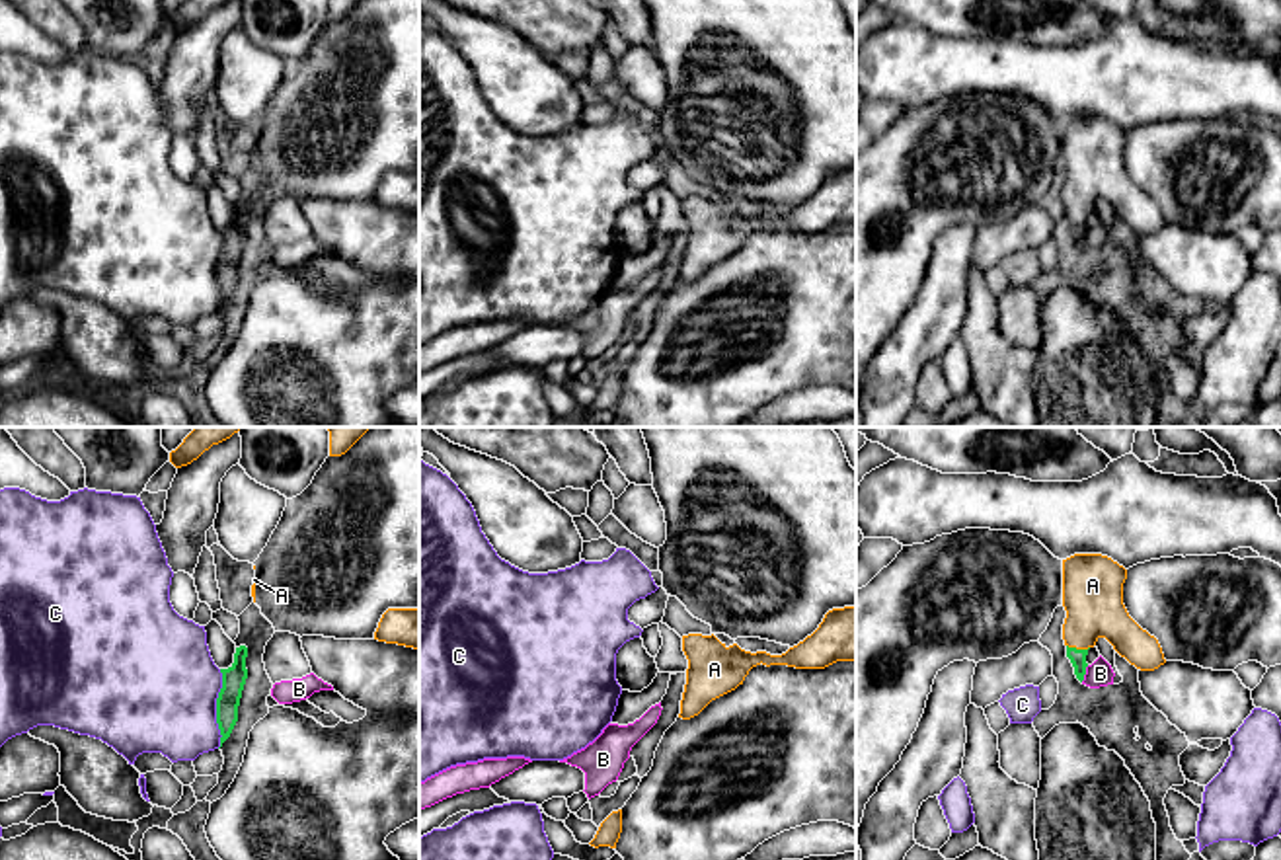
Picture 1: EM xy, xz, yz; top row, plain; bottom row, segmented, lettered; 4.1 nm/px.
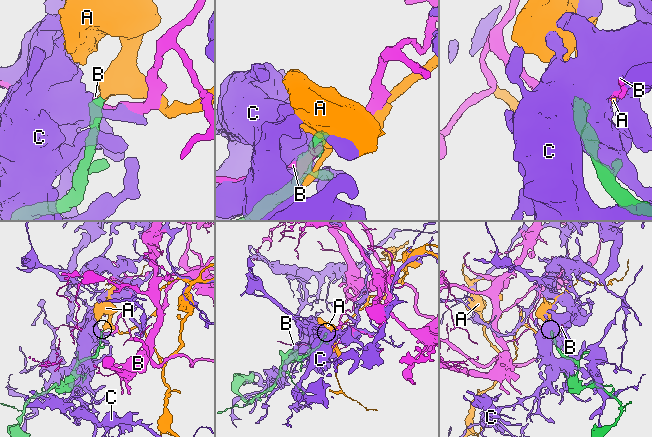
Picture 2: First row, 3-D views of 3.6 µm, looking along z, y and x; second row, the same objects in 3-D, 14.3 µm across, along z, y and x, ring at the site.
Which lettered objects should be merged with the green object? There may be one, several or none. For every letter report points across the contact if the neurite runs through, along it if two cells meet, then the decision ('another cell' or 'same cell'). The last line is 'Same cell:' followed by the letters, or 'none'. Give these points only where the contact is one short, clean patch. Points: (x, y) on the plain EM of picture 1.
A: across yz (1077, 221), (1079, 213), (1092, 155) | same cell
B: along yz (1088, 229), (1081, 244) | another cell
C: another cell
Same cell: A

